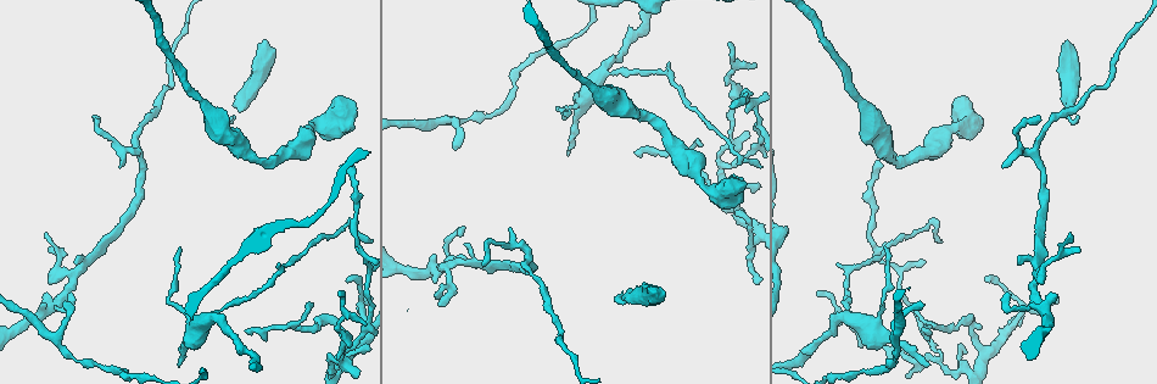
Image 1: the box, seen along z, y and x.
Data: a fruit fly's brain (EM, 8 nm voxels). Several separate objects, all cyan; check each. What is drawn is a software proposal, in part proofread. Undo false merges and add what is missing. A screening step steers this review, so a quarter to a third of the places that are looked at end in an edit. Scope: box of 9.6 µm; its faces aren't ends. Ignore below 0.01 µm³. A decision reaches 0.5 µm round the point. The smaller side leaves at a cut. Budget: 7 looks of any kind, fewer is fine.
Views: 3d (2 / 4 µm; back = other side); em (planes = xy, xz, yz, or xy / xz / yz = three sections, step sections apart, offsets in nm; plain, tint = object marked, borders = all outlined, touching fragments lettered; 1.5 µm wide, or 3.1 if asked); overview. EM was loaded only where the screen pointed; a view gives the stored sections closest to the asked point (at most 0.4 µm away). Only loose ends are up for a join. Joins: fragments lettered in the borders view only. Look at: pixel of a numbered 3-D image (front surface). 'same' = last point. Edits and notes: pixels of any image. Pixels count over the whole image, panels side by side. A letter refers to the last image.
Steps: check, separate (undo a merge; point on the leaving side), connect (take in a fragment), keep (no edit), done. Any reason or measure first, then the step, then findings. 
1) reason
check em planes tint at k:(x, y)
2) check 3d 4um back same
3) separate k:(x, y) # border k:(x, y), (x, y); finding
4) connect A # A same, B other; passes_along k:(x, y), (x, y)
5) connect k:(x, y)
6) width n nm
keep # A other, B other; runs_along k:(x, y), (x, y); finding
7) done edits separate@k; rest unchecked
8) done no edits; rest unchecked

thin end
check em planes borders at 1:(570, 111)

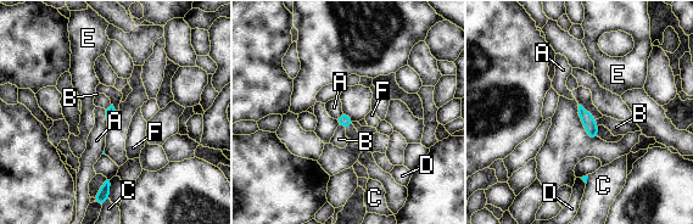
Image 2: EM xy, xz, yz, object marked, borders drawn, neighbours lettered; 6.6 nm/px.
keep # A other, B other, C other, D other, E other, F other; border 2:(105, 110), (107, 127); none of them fits

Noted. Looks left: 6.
an open end
check 3d 2um at 1:(120, 166)

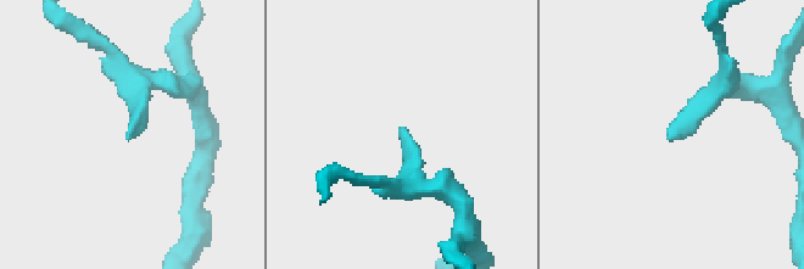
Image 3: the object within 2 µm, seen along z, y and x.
now the EM
check em planes tint at 3:(126, 137)

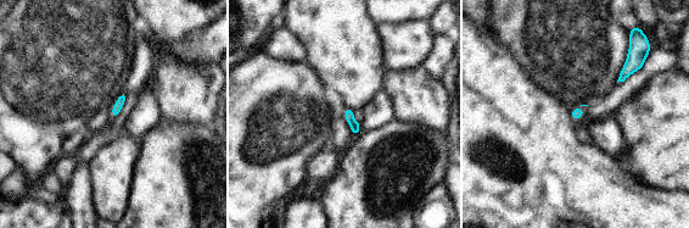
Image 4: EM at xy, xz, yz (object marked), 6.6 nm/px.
check em planes borders same

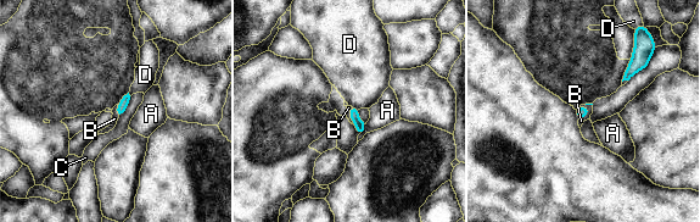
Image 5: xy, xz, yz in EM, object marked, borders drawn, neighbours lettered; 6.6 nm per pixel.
connect B # A other, B same, C other, D other; passes_along 5:(581, 112), (588, 112), (581, 121); the cell continues

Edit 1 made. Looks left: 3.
an open end
check 3d 2um at 1:(459, 231)

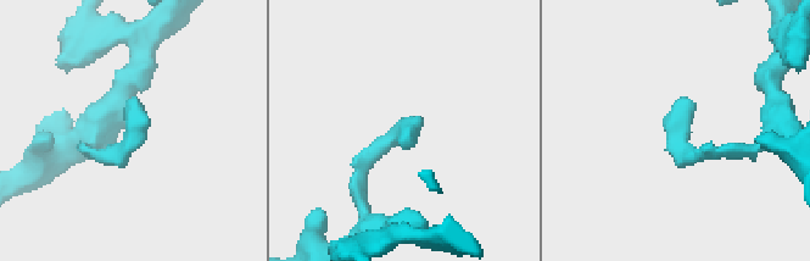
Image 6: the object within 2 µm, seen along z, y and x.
check em xy step 8 tint at 6:(403, 136)

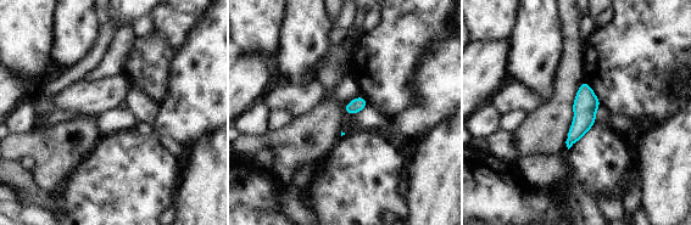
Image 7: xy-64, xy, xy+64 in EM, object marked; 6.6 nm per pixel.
check em planes borders same

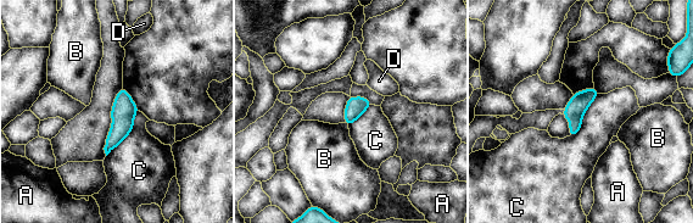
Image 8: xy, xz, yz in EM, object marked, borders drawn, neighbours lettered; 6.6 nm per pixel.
width 130 nm
keep # A other, B other, C other, D other; border 8:(598, 93), (580, 130), (569, 137); no lettered fragment goes on from it

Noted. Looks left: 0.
done edits connect@5; rest unchecked

